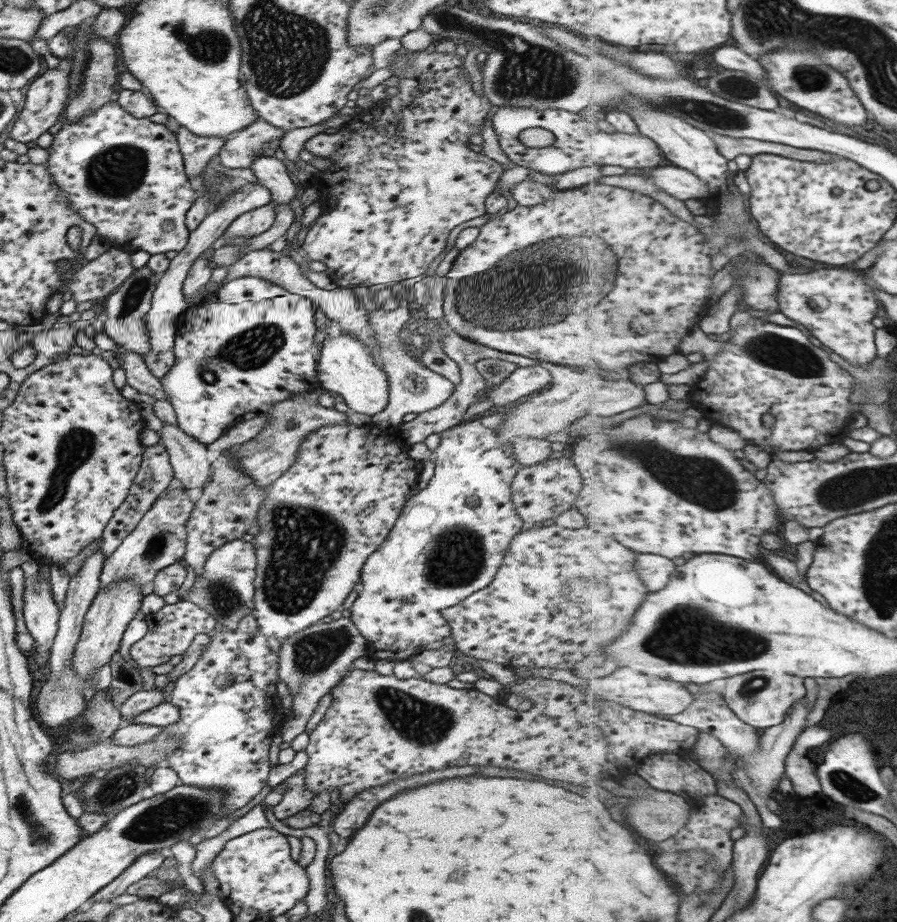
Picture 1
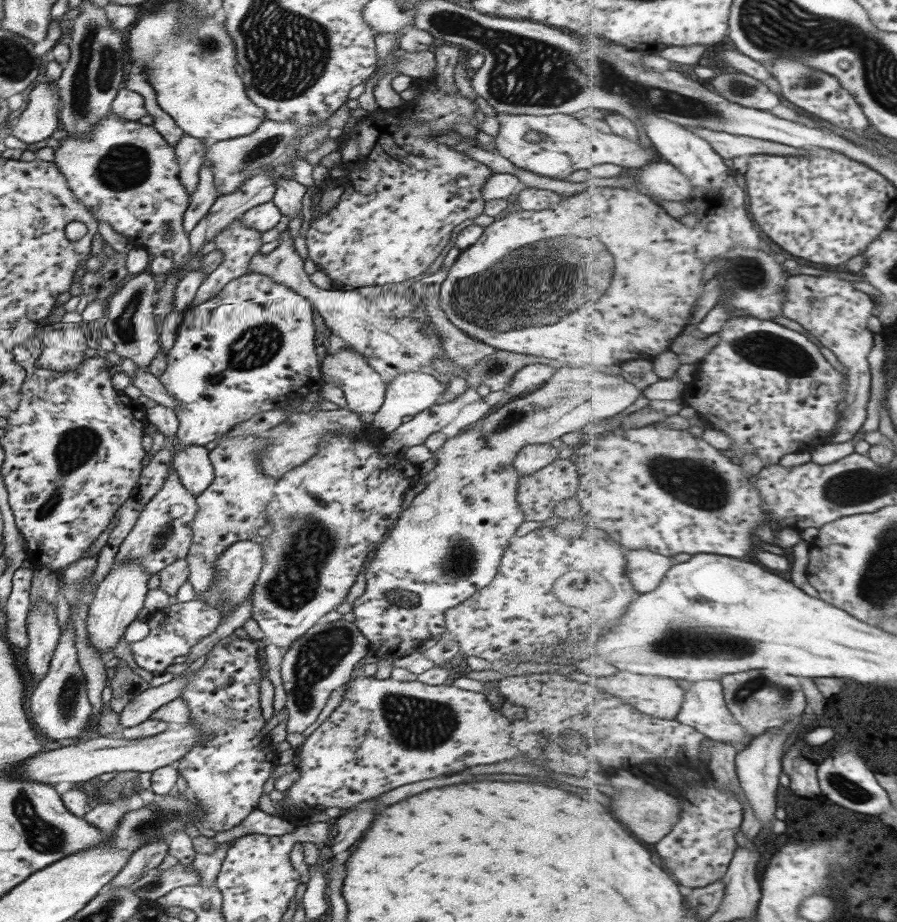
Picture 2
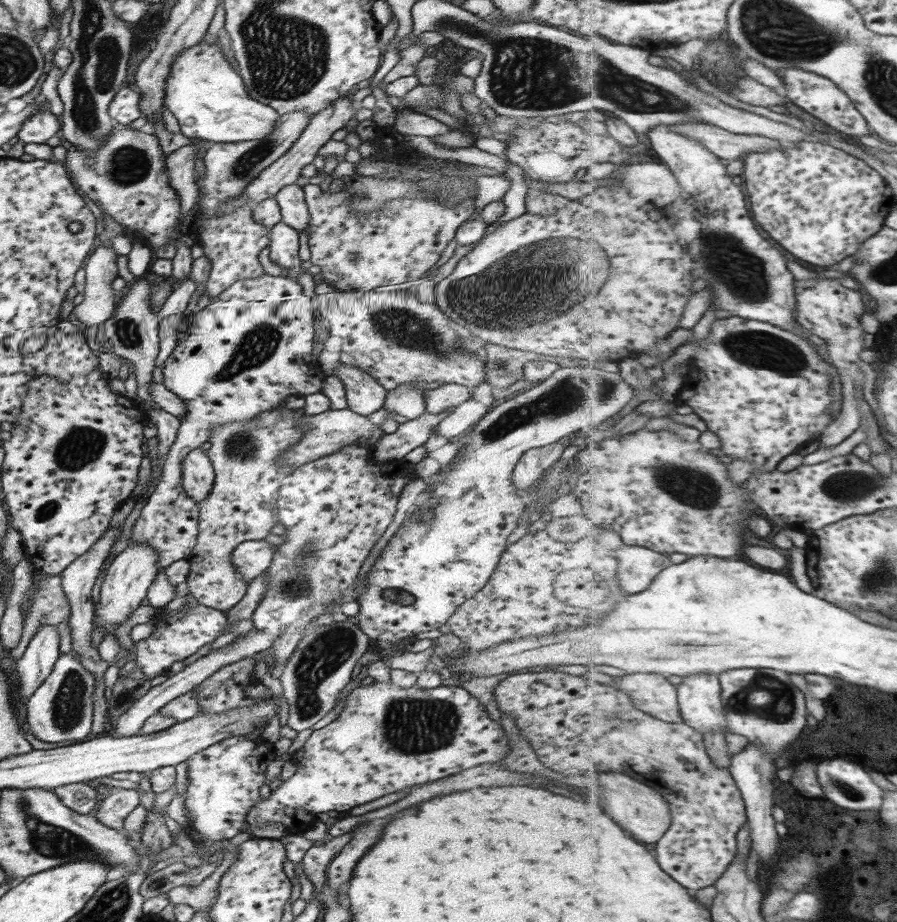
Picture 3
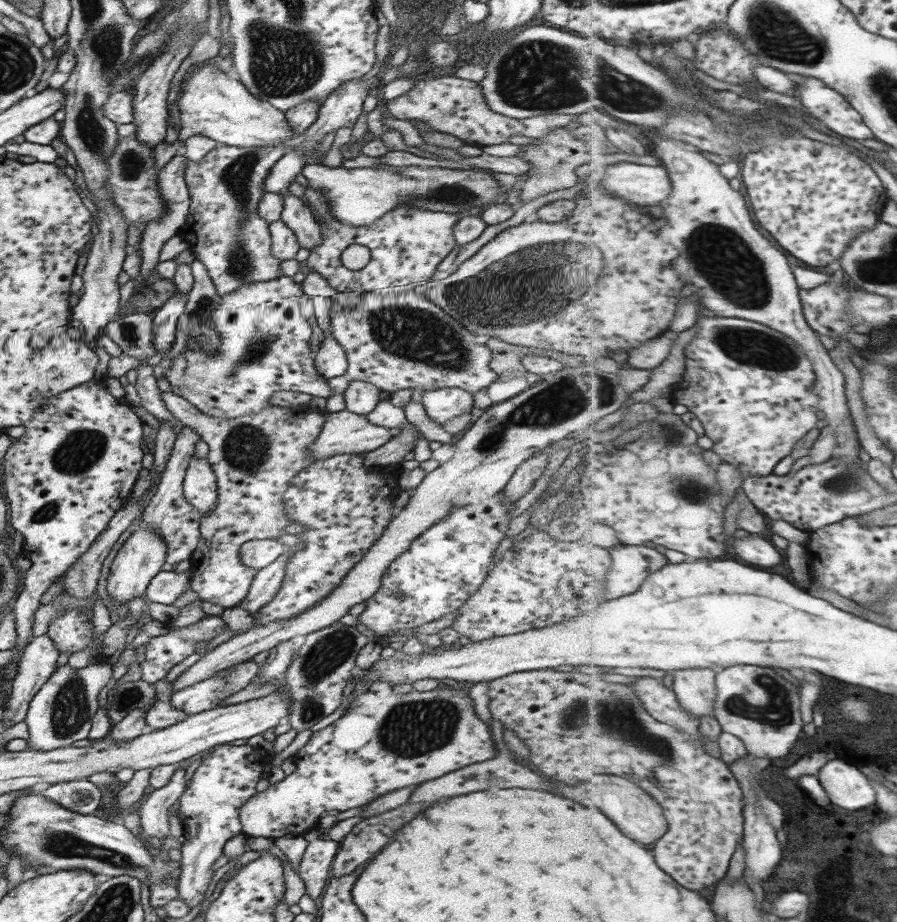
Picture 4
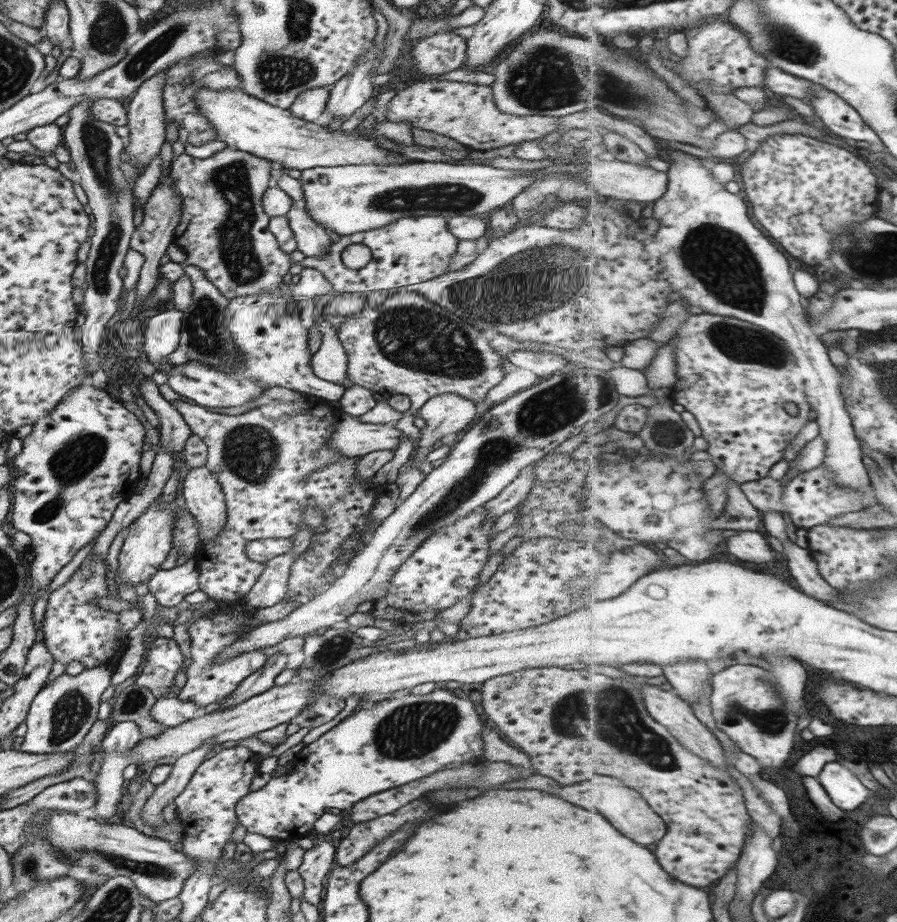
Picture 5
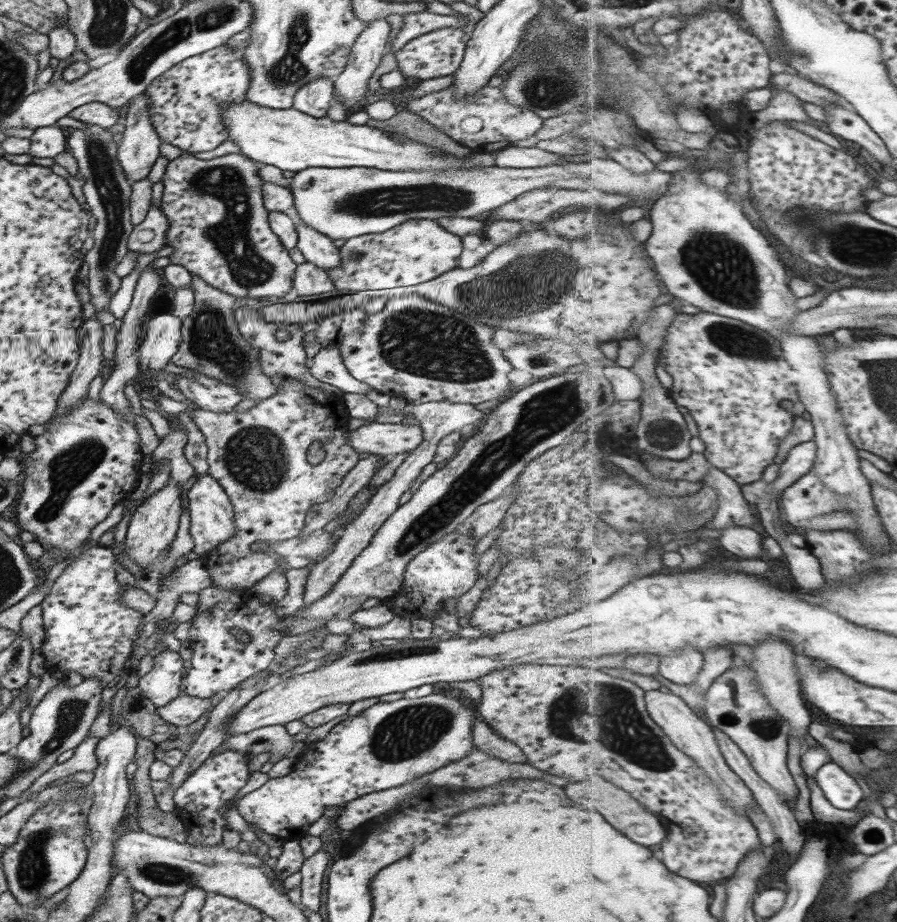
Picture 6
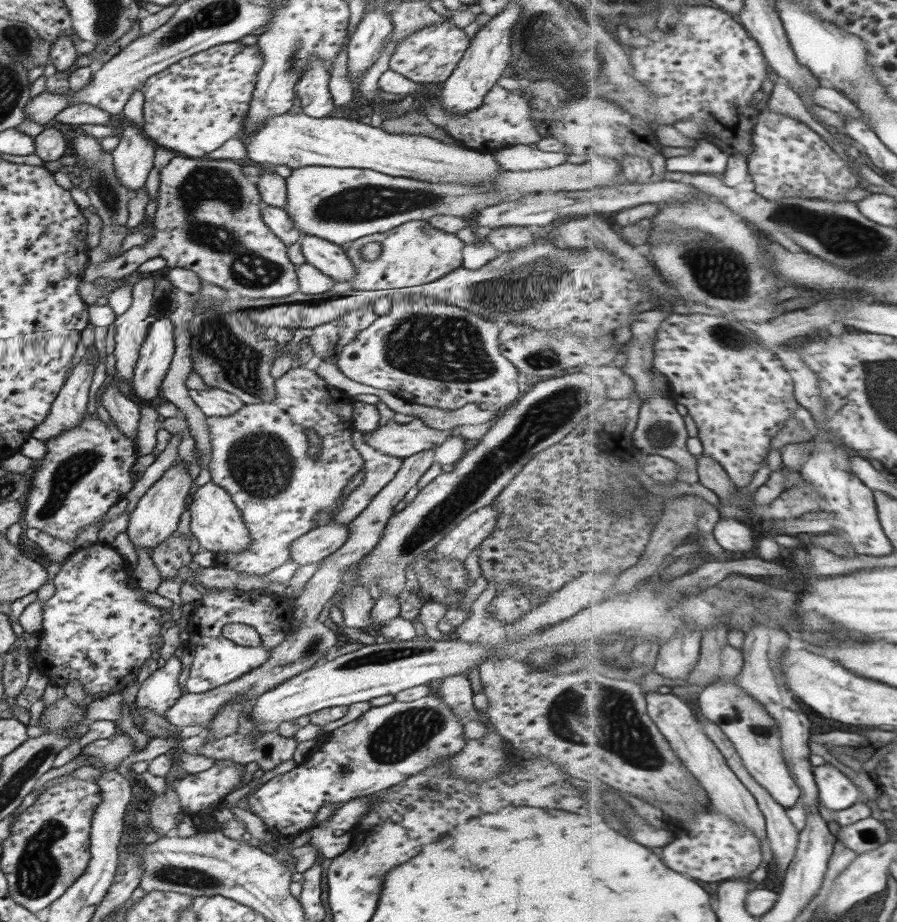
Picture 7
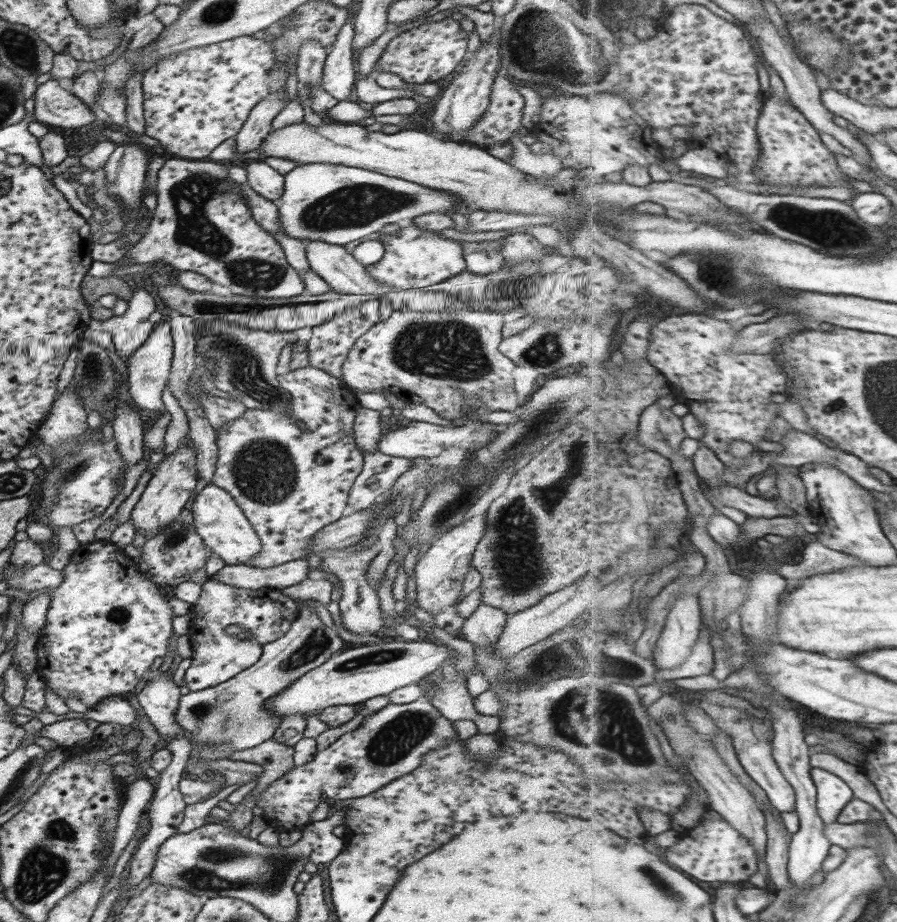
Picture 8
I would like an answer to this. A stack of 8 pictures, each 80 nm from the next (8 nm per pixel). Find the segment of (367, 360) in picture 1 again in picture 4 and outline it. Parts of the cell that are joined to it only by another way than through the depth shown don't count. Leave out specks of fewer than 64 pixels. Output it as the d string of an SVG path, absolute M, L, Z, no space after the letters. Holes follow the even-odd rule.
M360 380L349 381L343 391L344 409L365 417L383 399L384 392Z

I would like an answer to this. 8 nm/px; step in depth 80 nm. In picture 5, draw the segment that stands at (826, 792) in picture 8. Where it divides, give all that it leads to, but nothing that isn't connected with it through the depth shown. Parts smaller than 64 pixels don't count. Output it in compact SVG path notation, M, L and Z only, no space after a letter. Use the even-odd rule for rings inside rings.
M829 762L818 776L832 801L843 810L857 810L871 796L871 790L841 762Z

